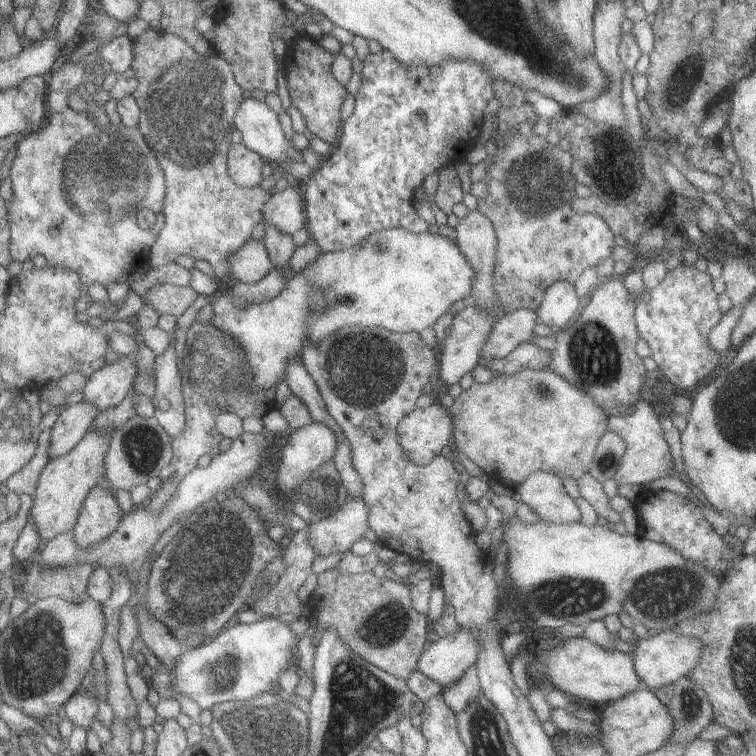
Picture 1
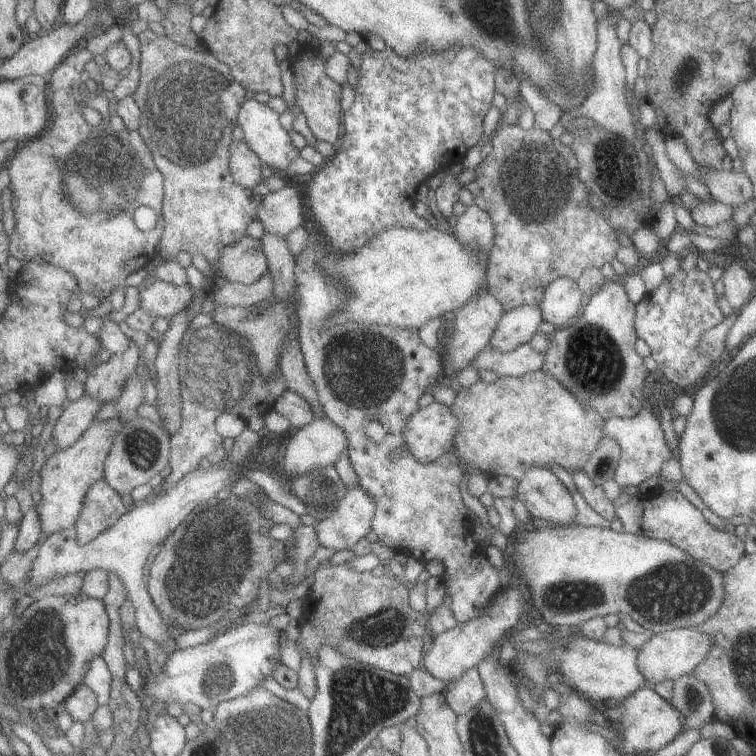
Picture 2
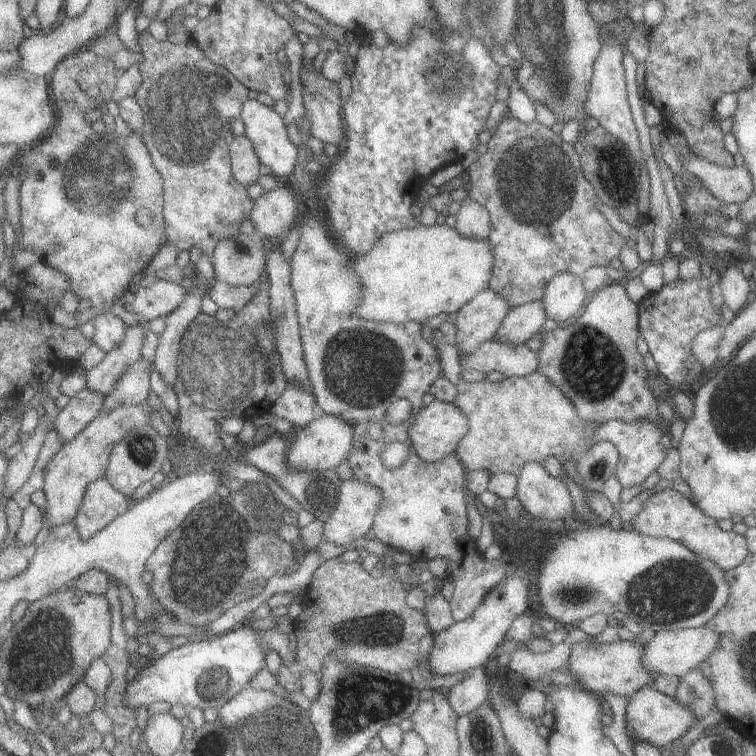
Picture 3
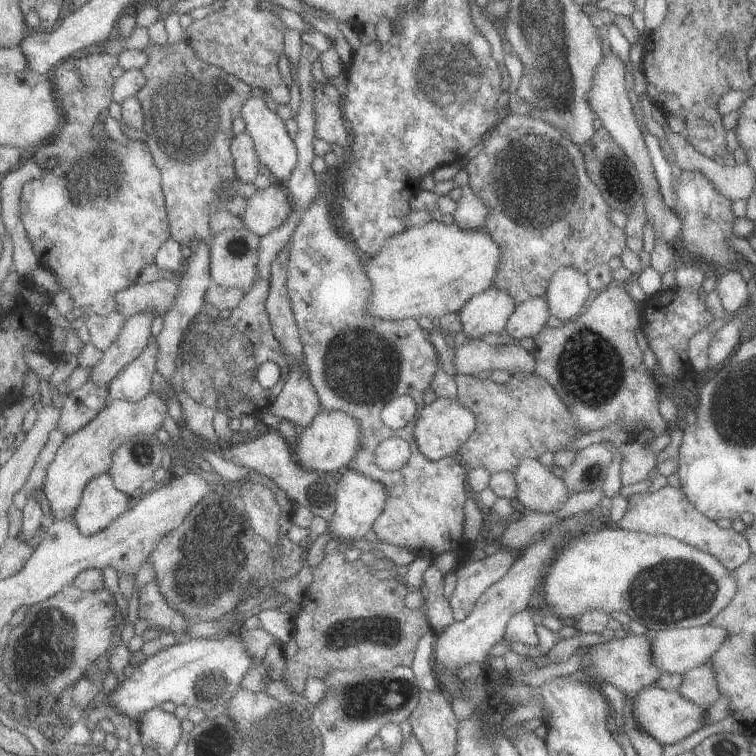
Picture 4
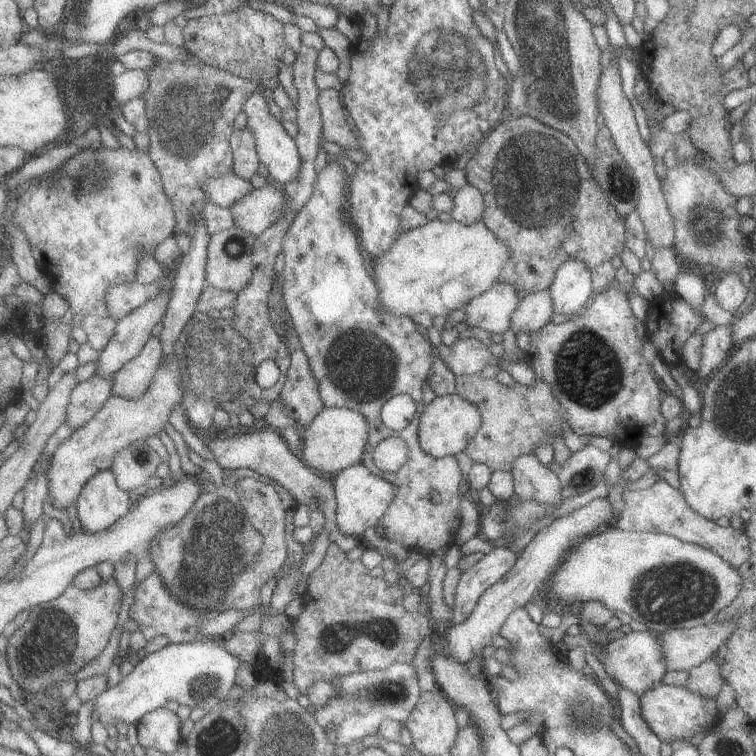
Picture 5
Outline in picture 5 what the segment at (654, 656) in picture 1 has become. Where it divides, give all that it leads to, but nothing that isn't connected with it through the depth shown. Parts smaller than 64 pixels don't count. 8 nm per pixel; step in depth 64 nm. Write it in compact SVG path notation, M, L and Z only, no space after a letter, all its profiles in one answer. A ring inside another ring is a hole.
M727 619L688 629L674 628L658 634L667 670L689 672L699 666L714 656L736 628L735 621Z

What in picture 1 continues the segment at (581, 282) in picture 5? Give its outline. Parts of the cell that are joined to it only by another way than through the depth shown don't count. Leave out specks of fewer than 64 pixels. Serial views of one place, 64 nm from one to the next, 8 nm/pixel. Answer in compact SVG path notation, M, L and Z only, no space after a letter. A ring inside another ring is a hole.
M559 280L544 292L536 311L536 324L544 324L553 332L564 329L580 312L583 300L576 294L573 284Z

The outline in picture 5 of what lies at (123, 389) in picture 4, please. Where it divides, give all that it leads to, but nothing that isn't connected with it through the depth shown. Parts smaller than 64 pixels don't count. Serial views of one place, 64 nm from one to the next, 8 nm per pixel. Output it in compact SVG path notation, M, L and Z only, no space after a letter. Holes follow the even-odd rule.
M154 336L135 360L126 364L115 378L113 395L142 399L151 388L153 379L165 358L165 349L160 337Z

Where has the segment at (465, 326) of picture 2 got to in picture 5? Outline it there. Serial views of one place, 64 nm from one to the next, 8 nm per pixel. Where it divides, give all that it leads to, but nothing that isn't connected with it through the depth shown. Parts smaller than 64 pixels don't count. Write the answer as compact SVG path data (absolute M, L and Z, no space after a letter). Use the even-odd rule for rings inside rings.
M497 281L487 292L470 300L465 308L465 322L490 333L509 330L512 314L522 299L511 283Z

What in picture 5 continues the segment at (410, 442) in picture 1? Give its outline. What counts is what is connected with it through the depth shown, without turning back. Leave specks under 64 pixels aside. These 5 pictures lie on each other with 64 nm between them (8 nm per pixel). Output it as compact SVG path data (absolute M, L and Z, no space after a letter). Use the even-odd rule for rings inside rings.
M457 393L436 397L419 414L418 439L423 452L432 457L456 456L464 451L481 426L478 408Z

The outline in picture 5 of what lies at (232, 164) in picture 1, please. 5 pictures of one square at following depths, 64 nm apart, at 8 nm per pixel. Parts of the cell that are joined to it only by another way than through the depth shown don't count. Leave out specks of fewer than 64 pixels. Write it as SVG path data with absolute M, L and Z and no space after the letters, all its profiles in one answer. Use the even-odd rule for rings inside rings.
M246 127L244 130L238 130L233 133L232 144L235 174L239 178L250 181L250 178L258 170L256 138Z

